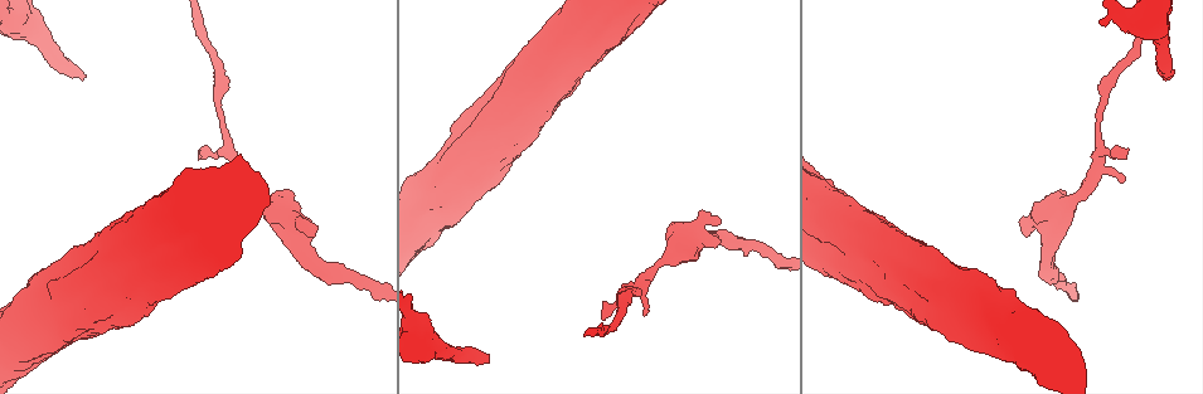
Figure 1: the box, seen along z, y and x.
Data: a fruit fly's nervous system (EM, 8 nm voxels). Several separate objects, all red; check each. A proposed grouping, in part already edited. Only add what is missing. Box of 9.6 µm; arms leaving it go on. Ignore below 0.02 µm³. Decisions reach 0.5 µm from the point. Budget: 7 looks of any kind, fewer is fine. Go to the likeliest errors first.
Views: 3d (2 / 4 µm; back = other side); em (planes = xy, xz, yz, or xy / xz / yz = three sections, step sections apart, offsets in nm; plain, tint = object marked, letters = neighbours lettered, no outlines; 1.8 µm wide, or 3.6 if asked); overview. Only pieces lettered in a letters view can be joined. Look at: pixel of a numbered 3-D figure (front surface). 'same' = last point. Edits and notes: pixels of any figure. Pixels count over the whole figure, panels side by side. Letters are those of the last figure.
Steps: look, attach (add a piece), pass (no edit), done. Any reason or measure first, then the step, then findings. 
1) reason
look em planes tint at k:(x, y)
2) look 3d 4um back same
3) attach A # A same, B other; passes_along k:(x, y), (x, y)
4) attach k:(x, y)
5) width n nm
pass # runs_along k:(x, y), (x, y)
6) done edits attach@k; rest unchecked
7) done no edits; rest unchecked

branch stops here
look em planes letters at 1:(1171, 75)

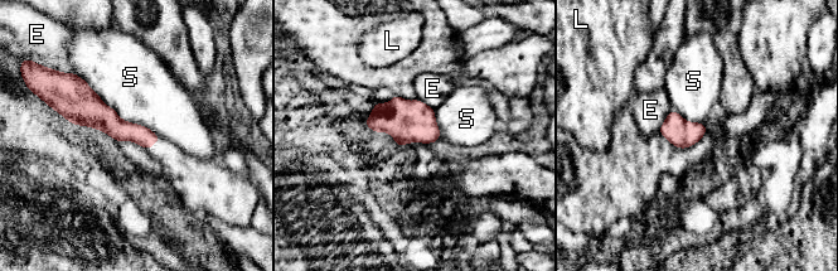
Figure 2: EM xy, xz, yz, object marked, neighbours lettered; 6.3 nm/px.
longest_contact S 700 nm
pass # E other, L other, S other; no lettered piece goes on from it

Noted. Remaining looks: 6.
branch stops here
look 3d 4um back at 1:(603, 318)

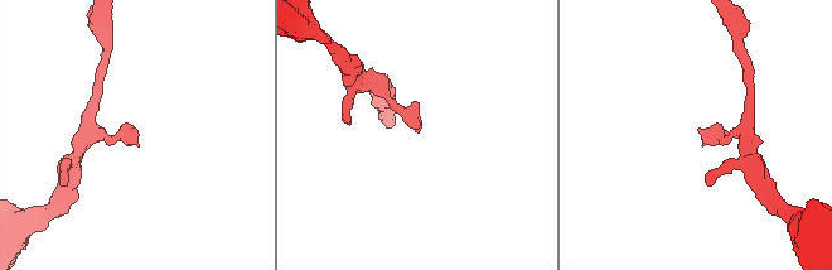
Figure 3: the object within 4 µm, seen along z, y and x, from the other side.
look em 3.6um xz step 16 letters at 3:(135, 128)

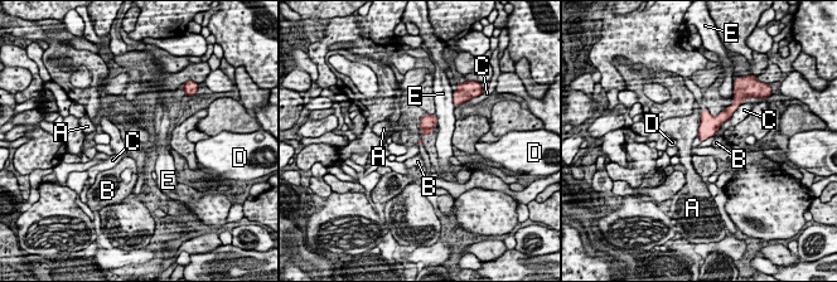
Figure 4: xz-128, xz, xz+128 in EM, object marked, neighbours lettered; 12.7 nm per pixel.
pass # A other, B other, C other, D other, E other; border 4:(734, 112), (714, 135), (702, 141); none of them fits

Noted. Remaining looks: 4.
four-way junction
look 3d 4um back at 1:(690, 242)

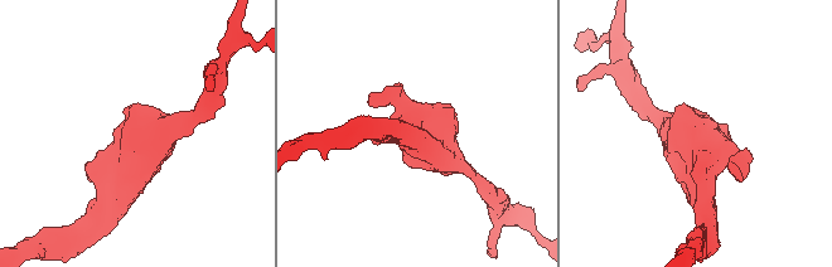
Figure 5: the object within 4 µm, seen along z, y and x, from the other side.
look em 3.6um planes letters at 5:(695, 153)

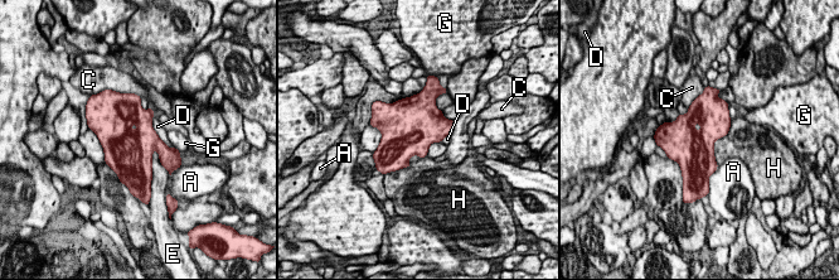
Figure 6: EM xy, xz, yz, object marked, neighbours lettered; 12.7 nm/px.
pass # A other, C other, D other, E other, G other, H other; border 6:(155, 149), (153, 153), (151, 179); none of them fits

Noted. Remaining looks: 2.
done no edits; rest unchecked

